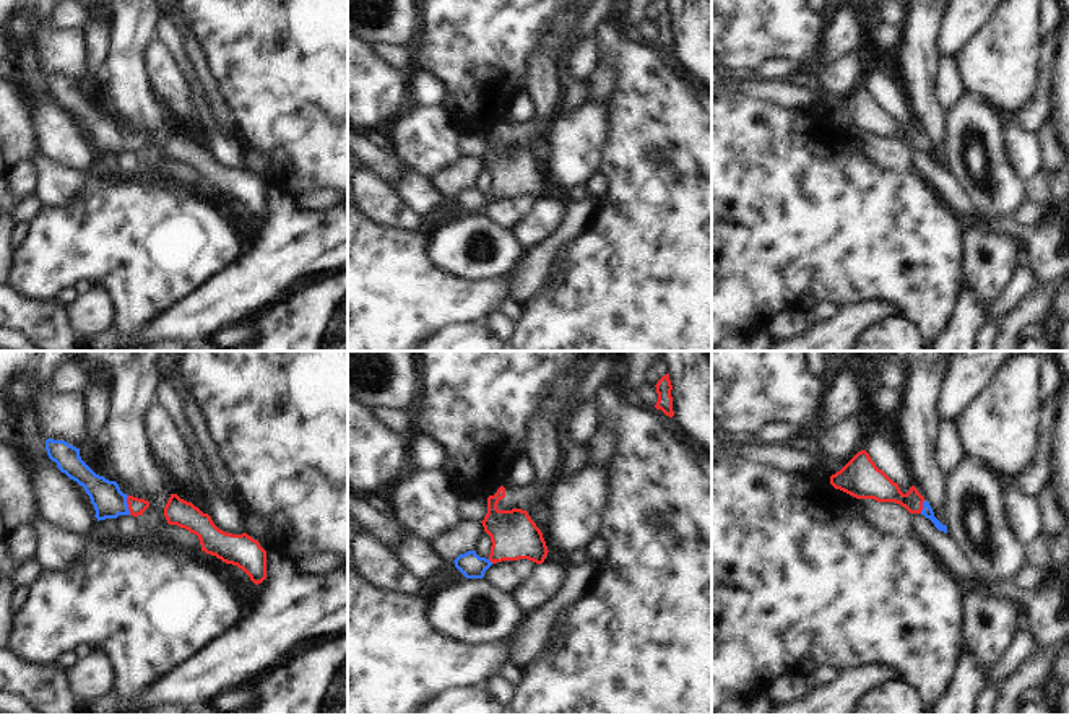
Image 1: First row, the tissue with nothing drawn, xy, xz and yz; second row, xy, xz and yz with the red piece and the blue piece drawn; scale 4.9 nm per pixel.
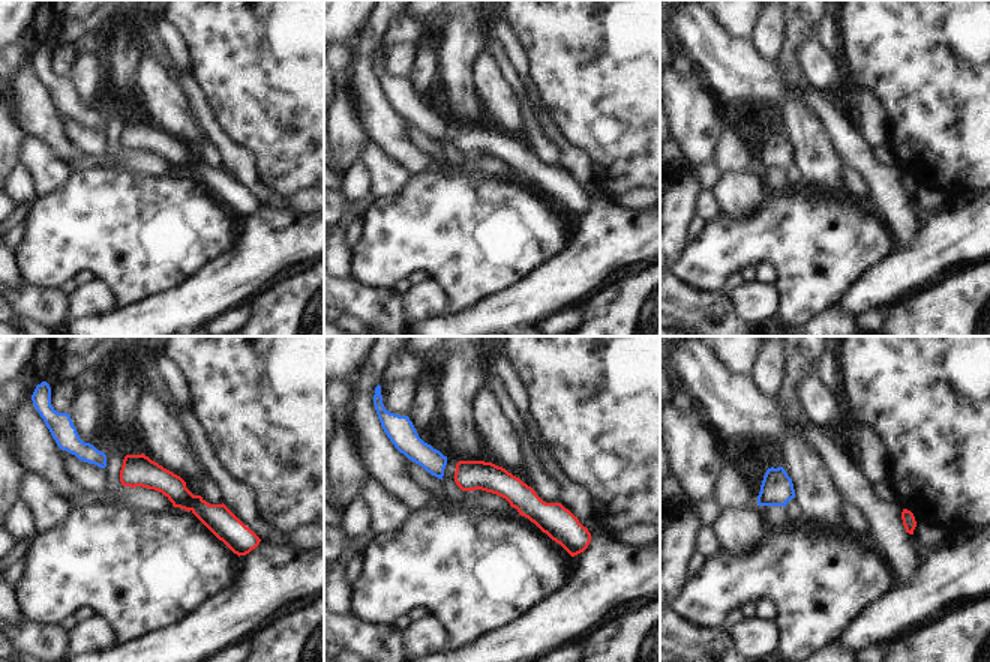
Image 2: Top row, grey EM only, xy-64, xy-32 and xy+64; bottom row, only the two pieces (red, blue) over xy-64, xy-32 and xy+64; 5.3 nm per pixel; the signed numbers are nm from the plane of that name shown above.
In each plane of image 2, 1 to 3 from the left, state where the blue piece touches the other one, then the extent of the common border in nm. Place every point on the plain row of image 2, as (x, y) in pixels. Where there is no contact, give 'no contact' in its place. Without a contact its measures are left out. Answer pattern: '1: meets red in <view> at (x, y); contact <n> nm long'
1: no contact
2: no contact
3: no contact

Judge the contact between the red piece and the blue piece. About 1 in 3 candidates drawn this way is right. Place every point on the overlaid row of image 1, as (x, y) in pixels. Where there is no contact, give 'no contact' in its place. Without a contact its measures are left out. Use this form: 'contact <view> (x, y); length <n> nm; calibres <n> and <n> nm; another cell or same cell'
contact xy (129, 506); length 100 nm; calibres 80 and 160 nm; same cell

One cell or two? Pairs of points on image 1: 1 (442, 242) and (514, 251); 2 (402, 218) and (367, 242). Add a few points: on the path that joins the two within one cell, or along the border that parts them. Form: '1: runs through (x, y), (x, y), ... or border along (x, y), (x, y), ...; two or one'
1: runs through (460, 255), (468, 264), (491, 264), (496, 260); one
2: border along (364, 215), (382, 225), (415, 233); two

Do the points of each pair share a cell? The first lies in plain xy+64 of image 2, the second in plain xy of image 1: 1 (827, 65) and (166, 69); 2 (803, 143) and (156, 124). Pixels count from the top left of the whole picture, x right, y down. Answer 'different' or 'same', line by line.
1: same
2: same

